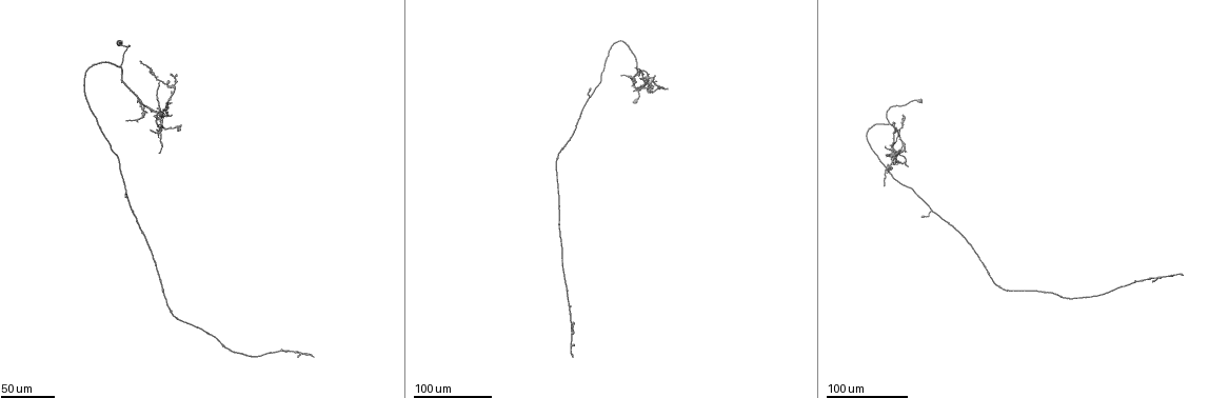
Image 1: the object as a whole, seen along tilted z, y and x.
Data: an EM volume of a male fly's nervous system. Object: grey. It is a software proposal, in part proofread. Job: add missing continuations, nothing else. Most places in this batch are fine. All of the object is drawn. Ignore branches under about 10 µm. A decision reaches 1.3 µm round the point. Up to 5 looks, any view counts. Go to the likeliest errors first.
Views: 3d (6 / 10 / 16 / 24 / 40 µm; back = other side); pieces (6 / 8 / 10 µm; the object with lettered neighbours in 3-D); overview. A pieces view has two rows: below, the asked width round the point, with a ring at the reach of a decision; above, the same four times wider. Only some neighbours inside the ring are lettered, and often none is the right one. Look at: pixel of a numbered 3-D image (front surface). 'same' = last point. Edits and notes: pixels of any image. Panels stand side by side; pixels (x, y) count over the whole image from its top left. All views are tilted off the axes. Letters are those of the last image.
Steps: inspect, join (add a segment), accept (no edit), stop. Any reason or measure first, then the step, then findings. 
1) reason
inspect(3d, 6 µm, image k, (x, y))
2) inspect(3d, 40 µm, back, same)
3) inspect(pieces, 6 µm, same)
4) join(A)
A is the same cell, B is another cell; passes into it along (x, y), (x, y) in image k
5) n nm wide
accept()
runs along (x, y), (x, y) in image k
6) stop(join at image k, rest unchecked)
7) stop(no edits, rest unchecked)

free end
inspect(3d, 40 µm, image 1, (571, 357))

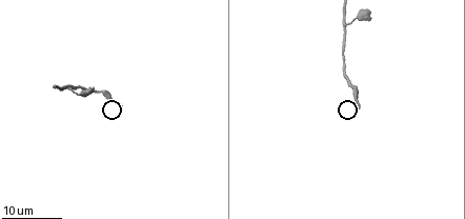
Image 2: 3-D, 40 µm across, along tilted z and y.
inspect(pieces, 8 µm, image 2, (120, 103))

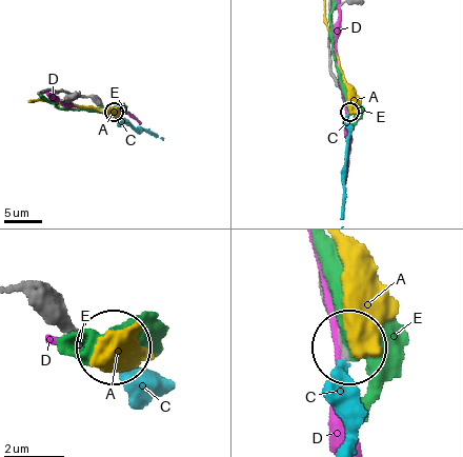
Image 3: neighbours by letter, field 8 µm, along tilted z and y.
join(C)
C is the same cell, A, D and E are other cells; the neuron continues

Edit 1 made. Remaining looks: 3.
inspect(3d, 40 µm, image 1, (167, 102))

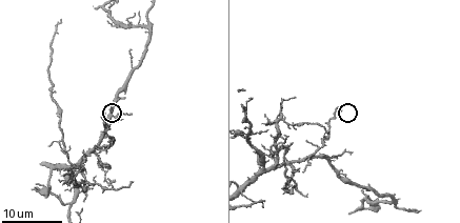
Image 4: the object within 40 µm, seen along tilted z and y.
inspect(pieces, 6 µm, image 4, (105, 111))

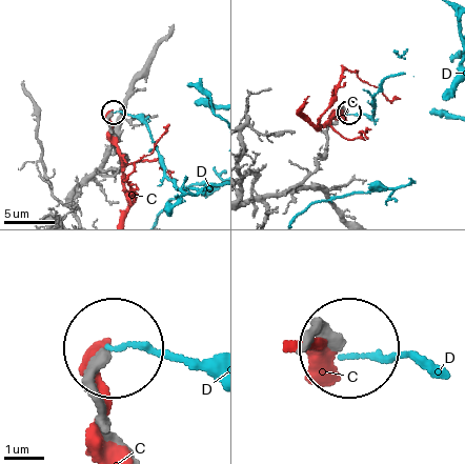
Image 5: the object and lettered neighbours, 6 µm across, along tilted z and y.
accept()
C and D are other cells; runs along (118, 446), (92, 378), (105, 354) in image 5; no lettered segment goes on from it

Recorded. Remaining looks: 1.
stop(join at image 3, rest unchecked)

